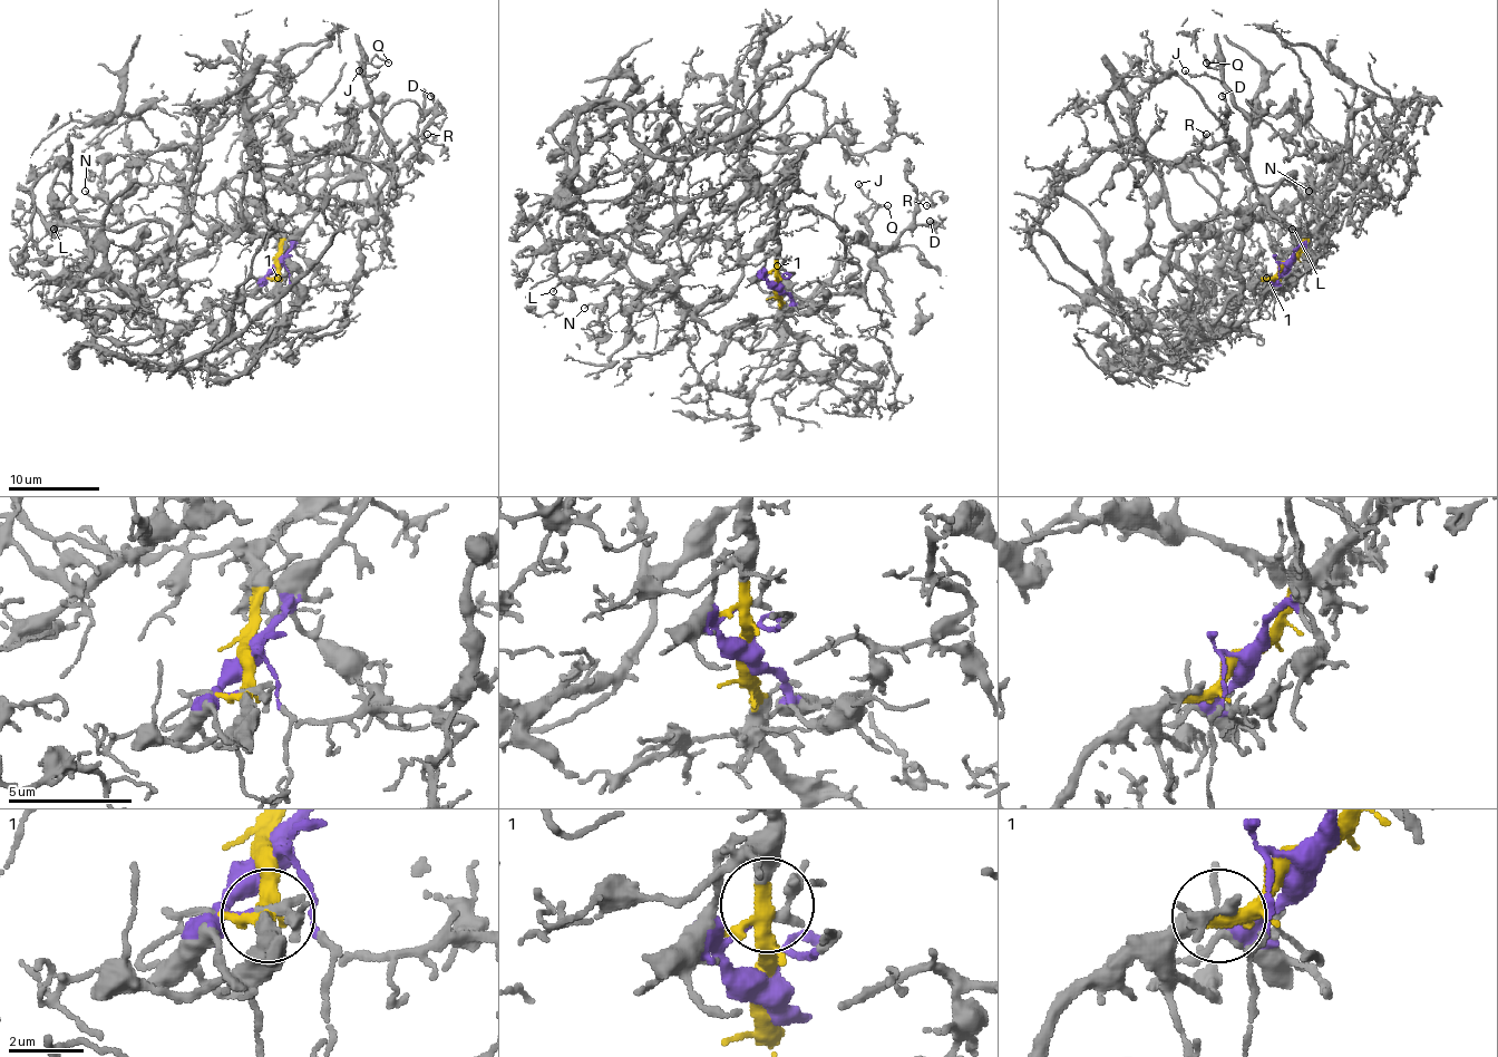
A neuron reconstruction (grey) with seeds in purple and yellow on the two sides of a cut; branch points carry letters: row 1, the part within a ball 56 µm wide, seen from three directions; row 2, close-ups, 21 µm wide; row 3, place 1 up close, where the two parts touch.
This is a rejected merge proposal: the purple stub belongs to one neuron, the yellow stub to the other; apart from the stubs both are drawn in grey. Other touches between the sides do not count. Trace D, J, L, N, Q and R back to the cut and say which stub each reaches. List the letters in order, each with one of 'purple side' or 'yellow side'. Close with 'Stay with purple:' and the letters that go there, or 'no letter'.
D: purple side
J: purple side
L: yellow side
N: yellow side
Q: purple side
R: purple side
Stay with purple: D, J, Q, R

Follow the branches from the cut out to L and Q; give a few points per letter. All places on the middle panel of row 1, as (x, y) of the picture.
L: (777, 287), (777, 200), (731, 176), (681, 202), (683, 163), (601, 103), (564, 209), (599, 239), (553, 291)
Q: (777, 287), (794, 302), (816, 304), (855, 291), (873, 259), (892, 248), (871, 241), (864, 213), (887, 206)

